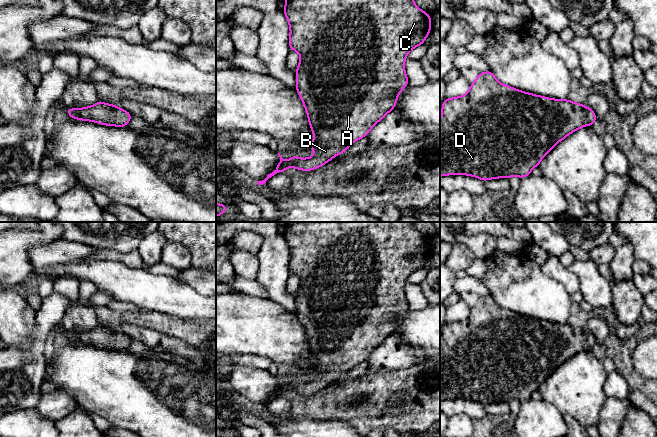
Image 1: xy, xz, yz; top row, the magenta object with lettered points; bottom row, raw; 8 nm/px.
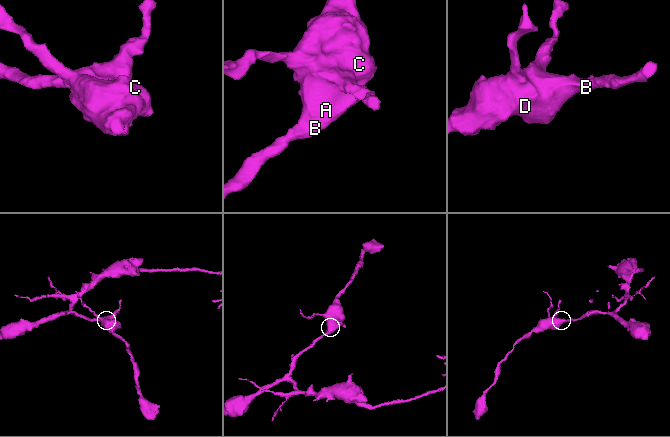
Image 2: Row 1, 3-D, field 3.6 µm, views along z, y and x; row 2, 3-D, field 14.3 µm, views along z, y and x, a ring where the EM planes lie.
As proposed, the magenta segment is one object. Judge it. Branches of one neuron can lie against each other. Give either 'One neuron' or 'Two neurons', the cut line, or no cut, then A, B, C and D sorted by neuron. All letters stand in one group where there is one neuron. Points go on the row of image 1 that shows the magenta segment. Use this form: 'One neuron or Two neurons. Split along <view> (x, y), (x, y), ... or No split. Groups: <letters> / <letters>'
One neuron. No split. Groups: A B C D

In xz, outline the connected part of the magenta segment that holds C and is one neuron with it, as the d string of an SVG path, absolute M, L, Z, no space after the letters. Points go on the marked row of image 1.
M286 0L283 12L288 20L290 27L289 48L295 50L300 55L300 63L296 68L296 91L303 102L307 112L310 128L314 134L314 141L307 142L306 145L315 151L315 155L310 158L299 158L292 154L292 159L284 160L280 153L280 162L276 169L267 175L262 181L257 181L258 185L263 185L275 174L287 171L288 167L294 167L298 170L311 171L325 165L340 153L347 152L347 148L355 141L366 137L369 131L382 120L397 104L397 97L402 90L409 84L405 72L405 60L407 54L417 46L424 44L428 34L431 31L430 22L432 15L427 14L417 7L413 0Z

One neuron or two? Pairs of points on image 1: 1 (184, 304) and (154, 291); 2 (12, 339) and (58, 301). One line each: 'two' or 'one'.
1: one
2: two

